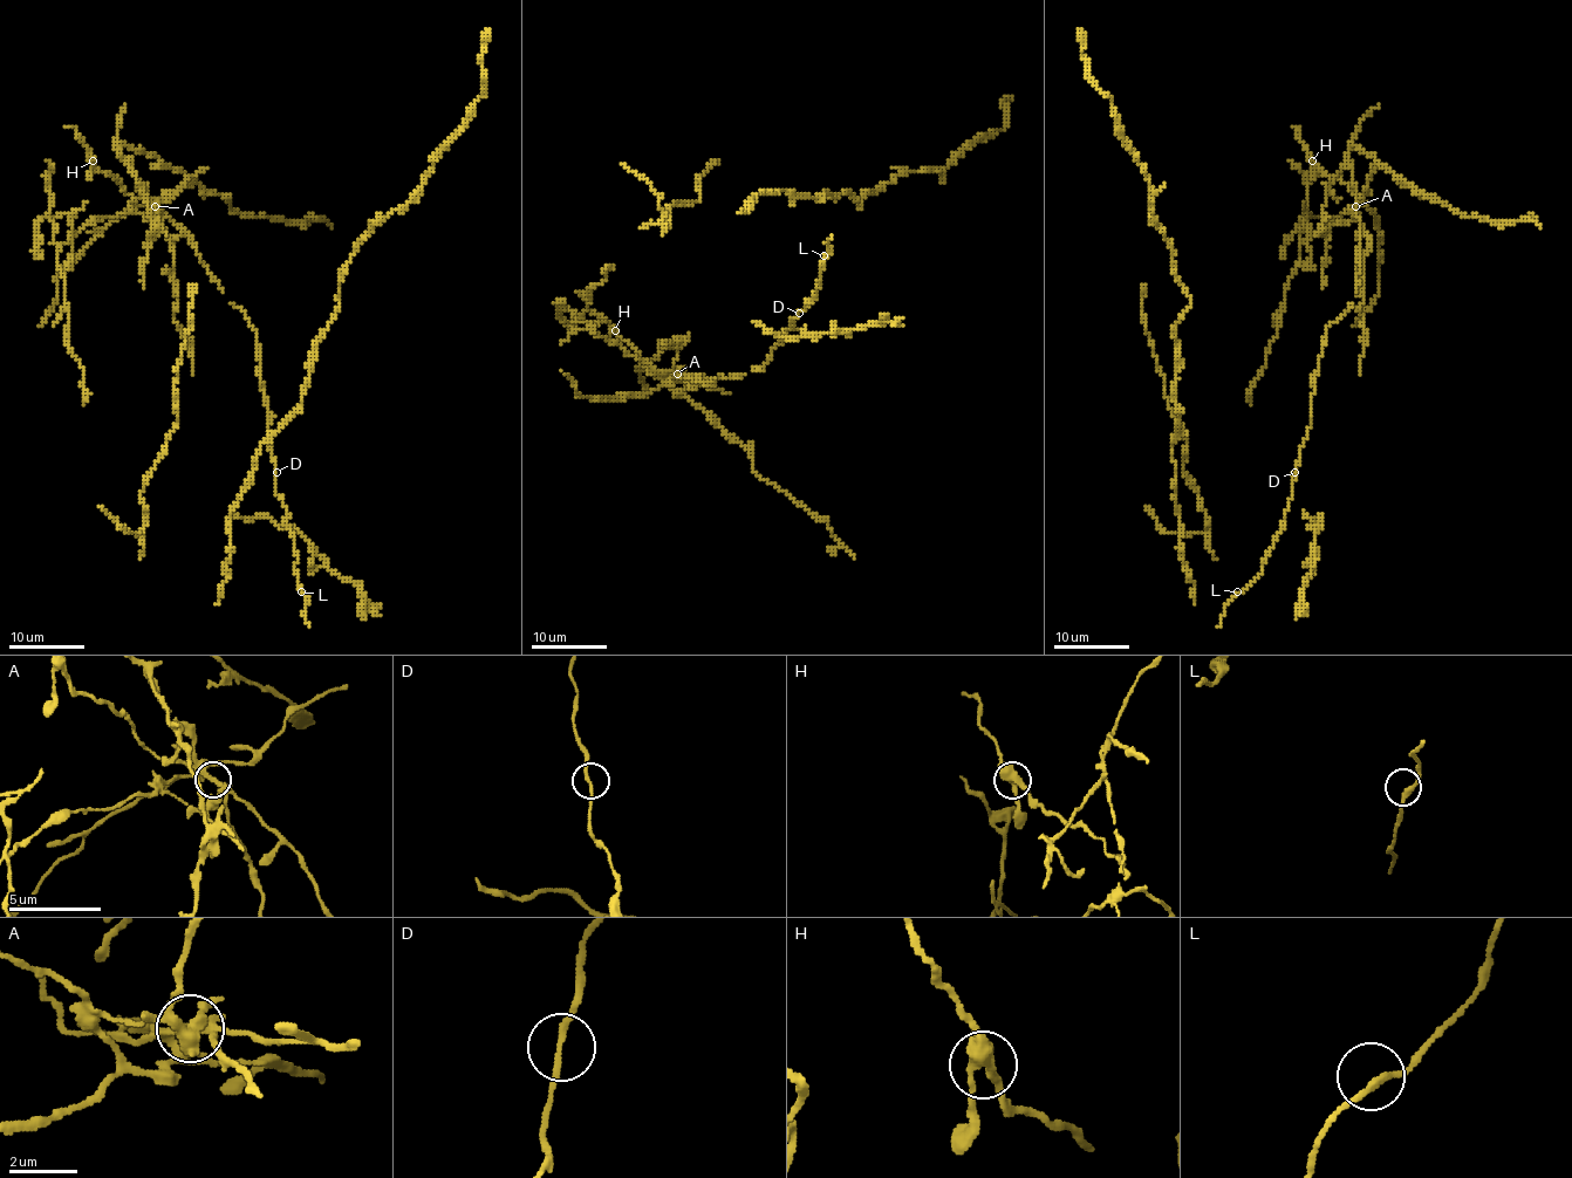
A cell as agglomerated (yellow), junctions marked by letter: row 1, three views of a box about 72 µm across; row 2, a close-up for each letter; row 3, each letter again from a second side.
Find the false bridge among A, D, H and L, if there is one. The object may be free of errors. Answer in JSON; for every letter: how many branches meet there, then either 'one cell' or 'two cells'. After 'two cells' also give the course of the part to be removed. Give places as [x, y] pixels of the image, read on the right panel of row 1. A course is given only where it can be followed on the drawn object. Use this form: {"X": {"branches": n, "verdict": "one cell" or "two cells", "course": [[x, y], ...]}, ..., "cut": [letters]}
{"A": {"branches": 3, "verdict": "two cells"}, "D": {"branches": 2, "verdict": "one cell"}, "H": {"branches": 3, "verdict": "one cell"}, "L": {"branches": 2, "verdict": "one cell"}, "cut": ["A"]}

